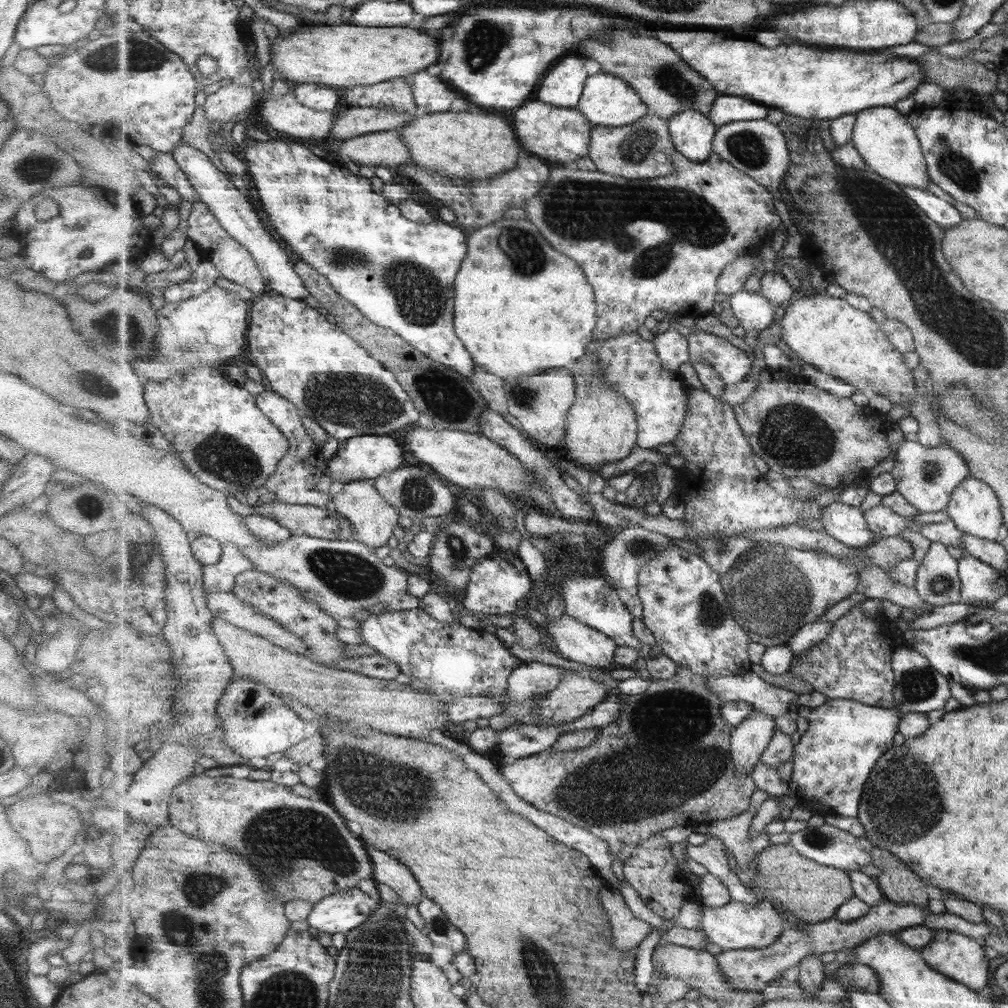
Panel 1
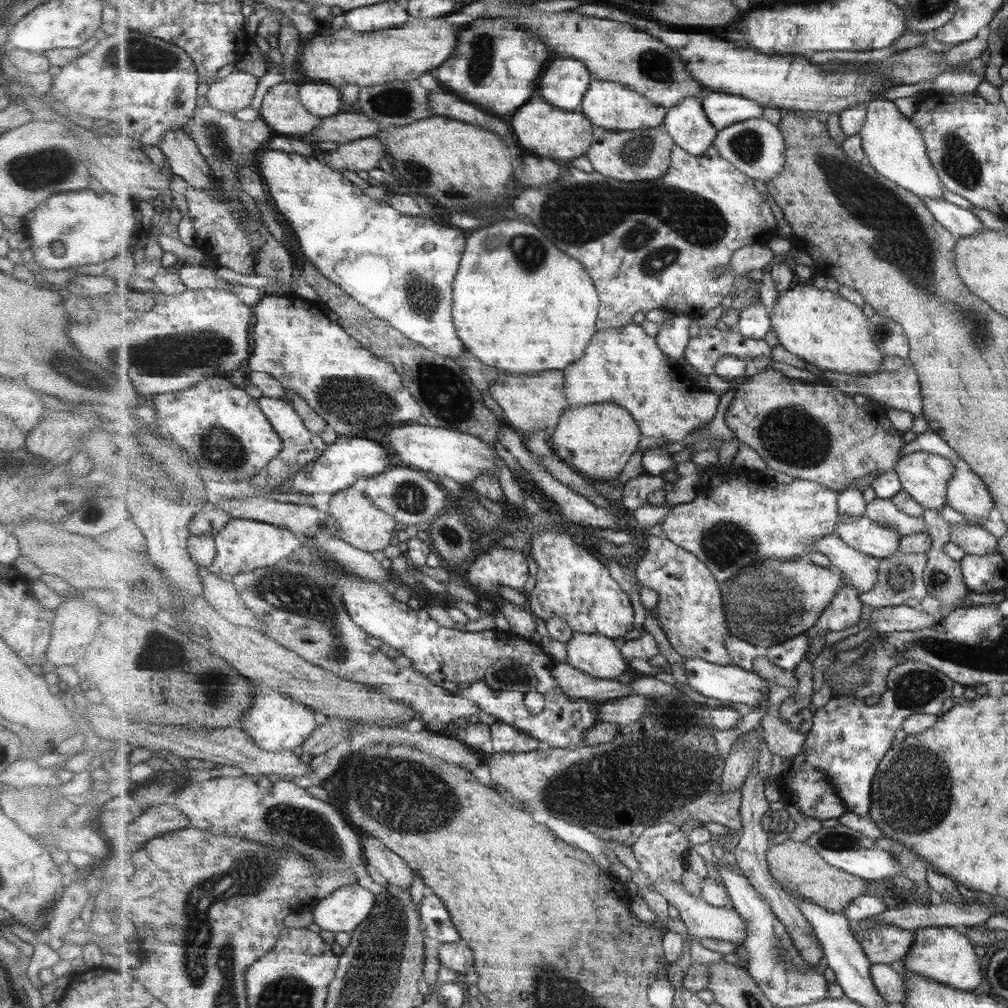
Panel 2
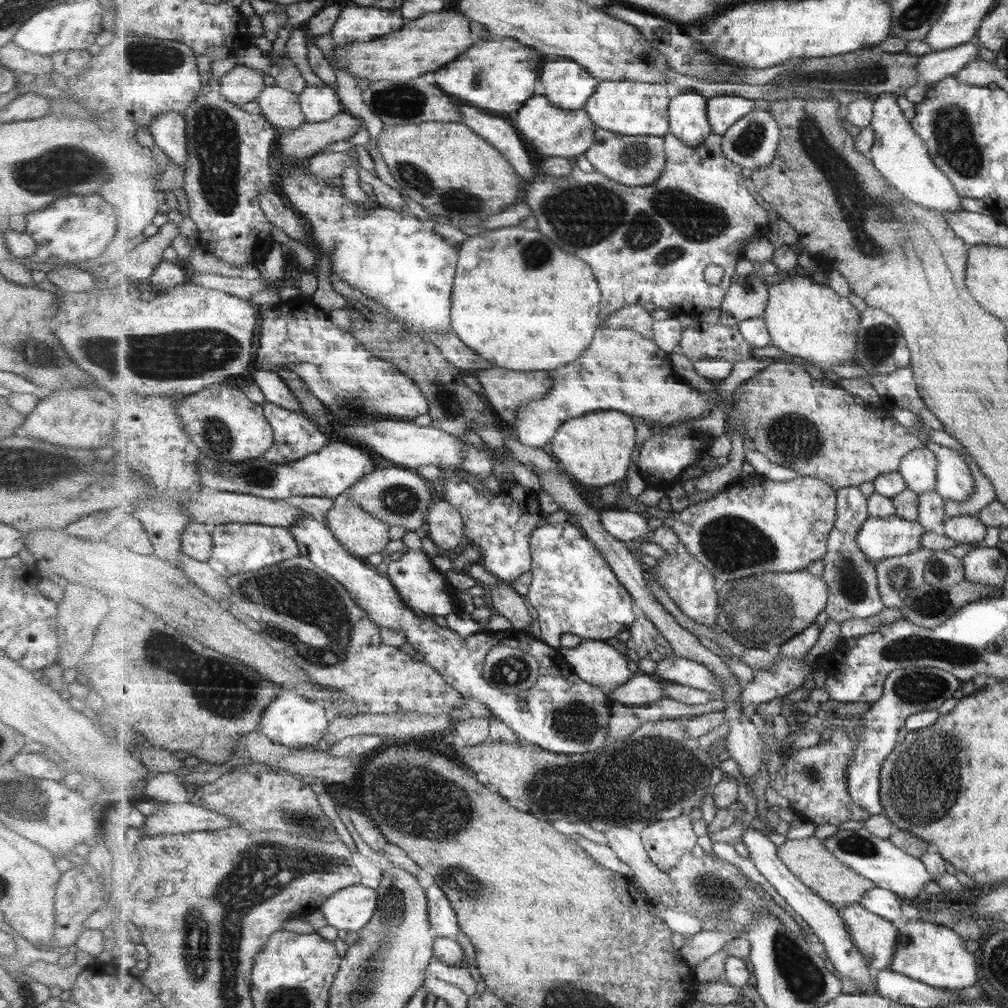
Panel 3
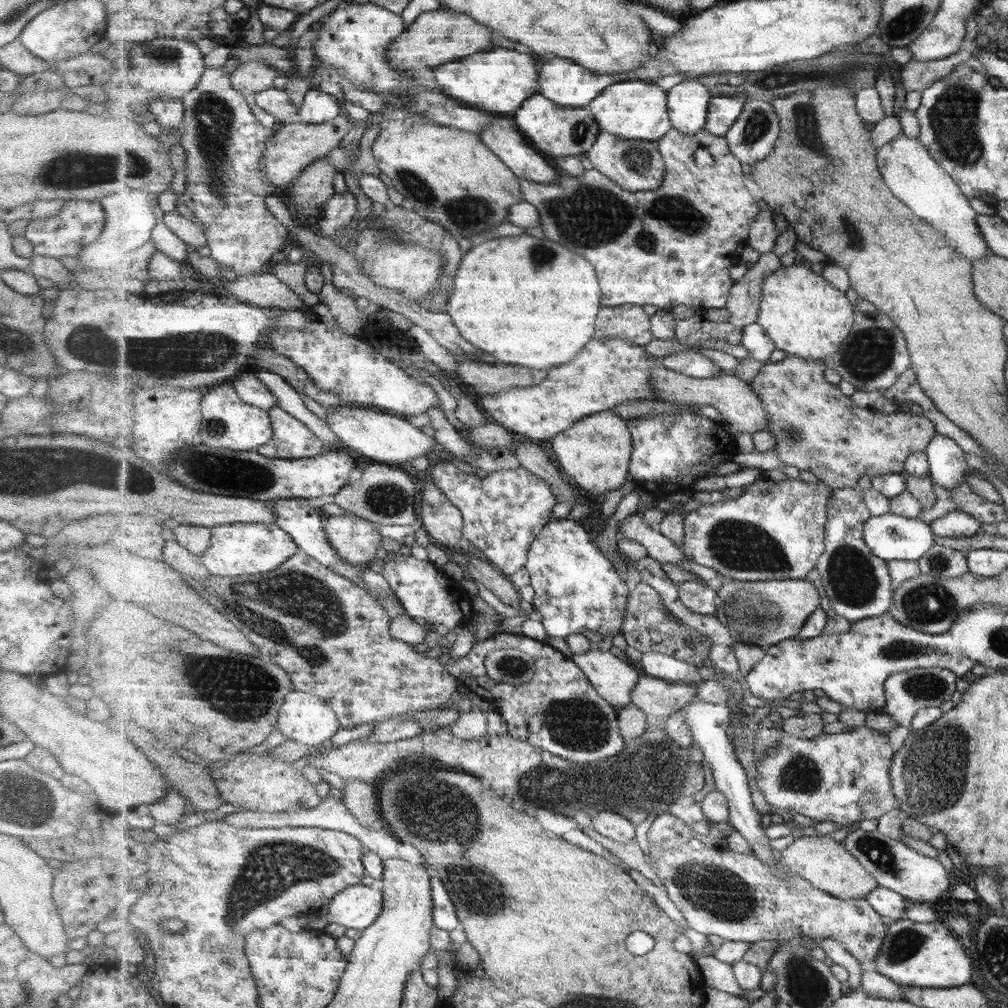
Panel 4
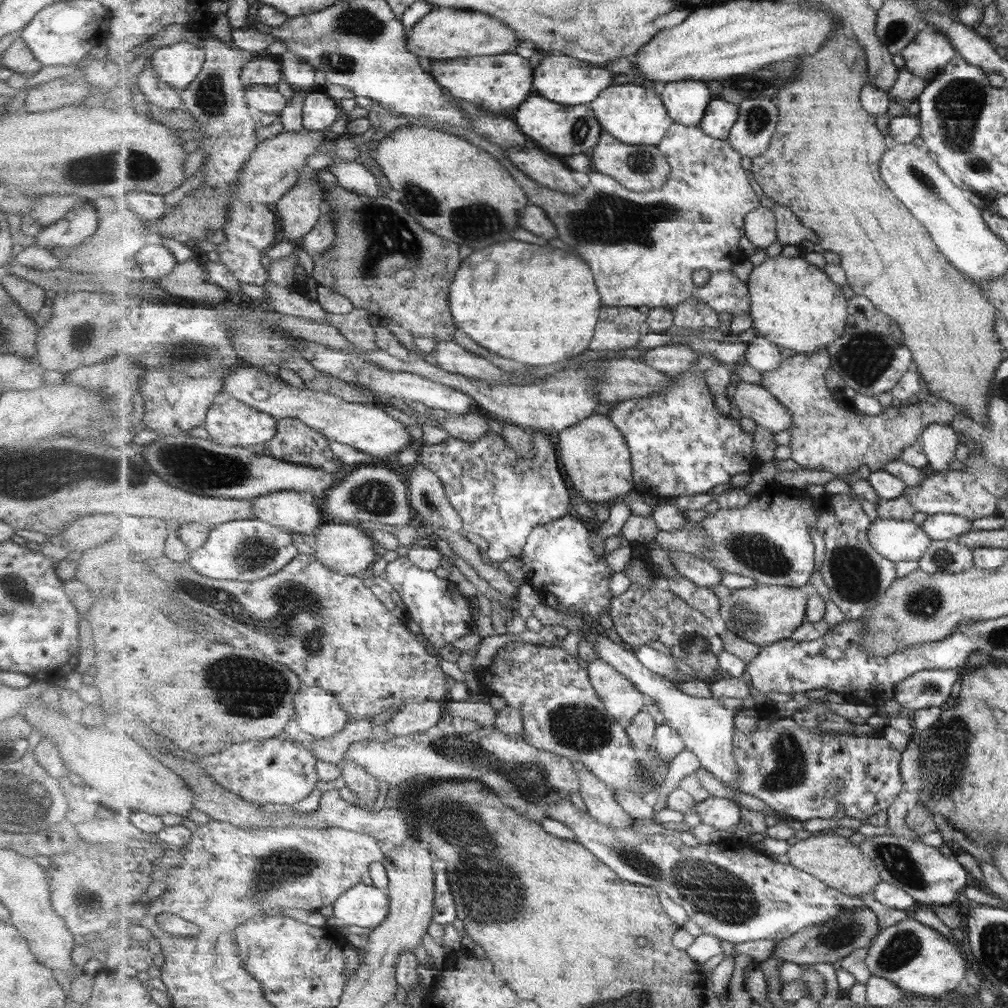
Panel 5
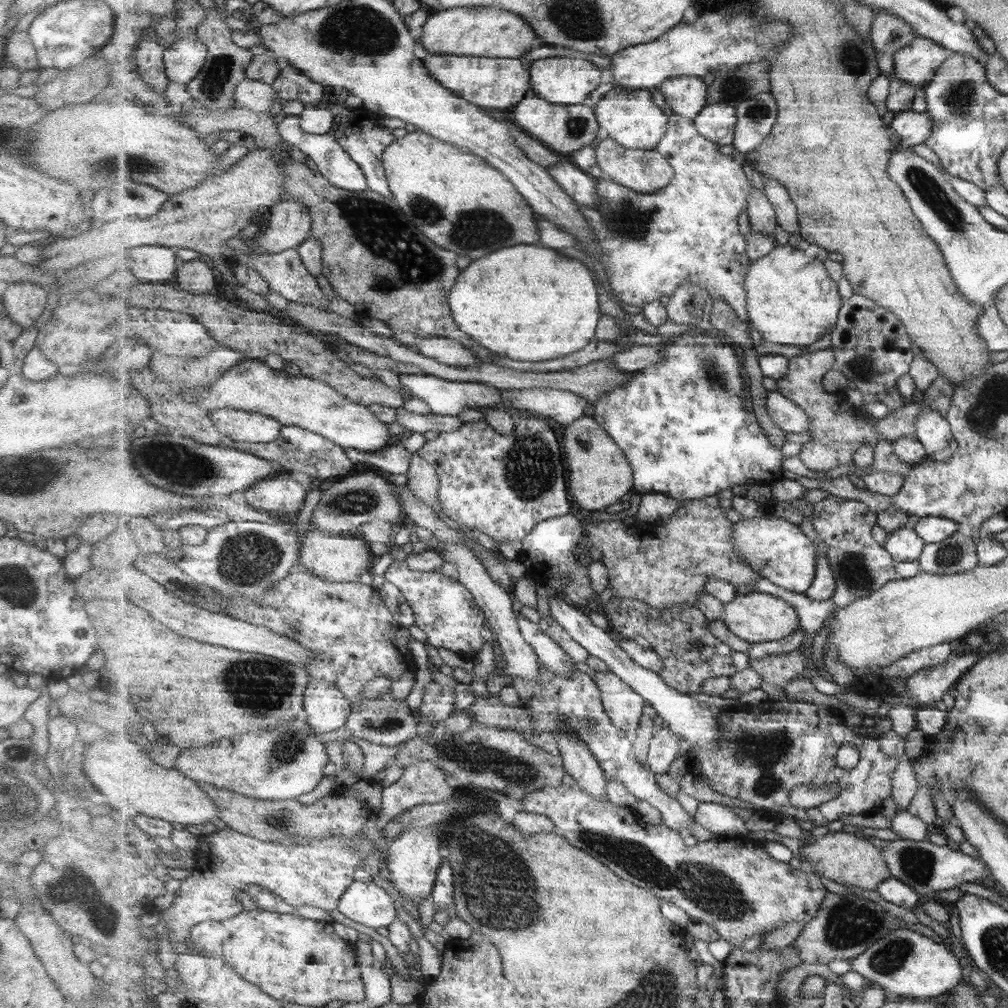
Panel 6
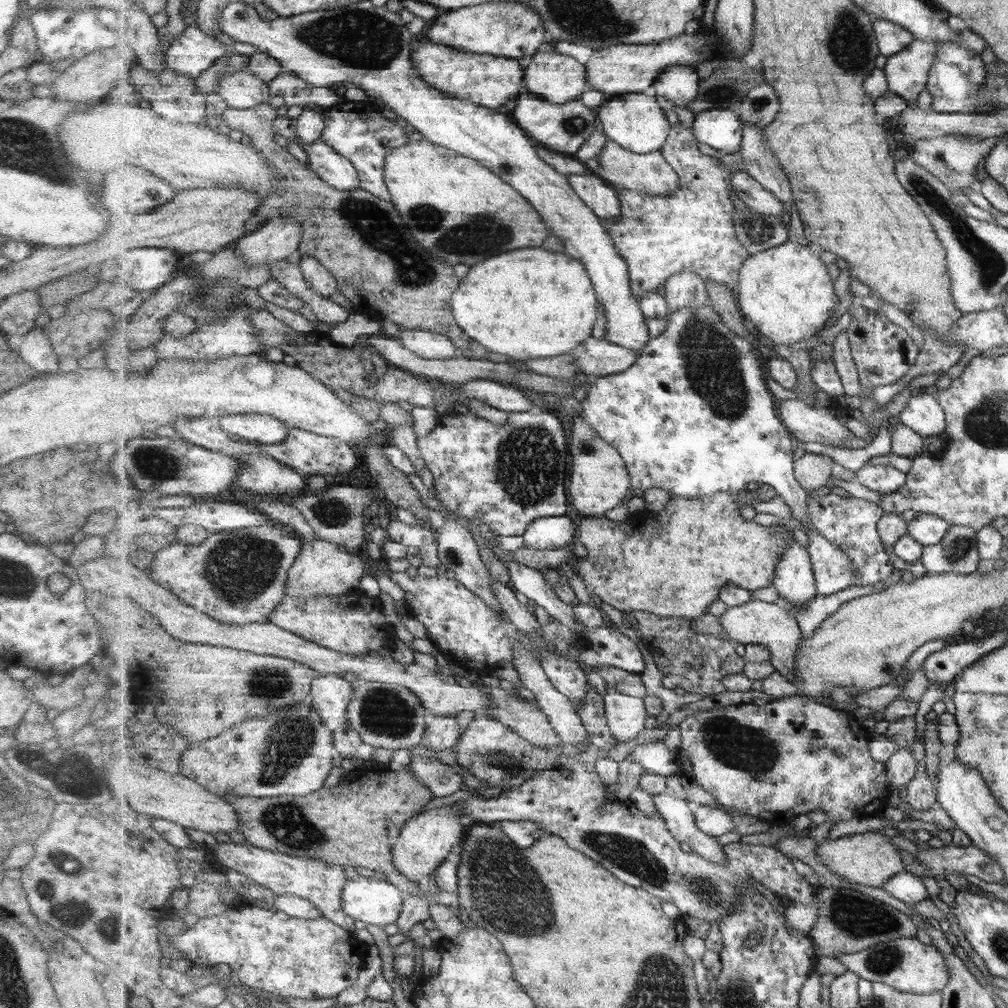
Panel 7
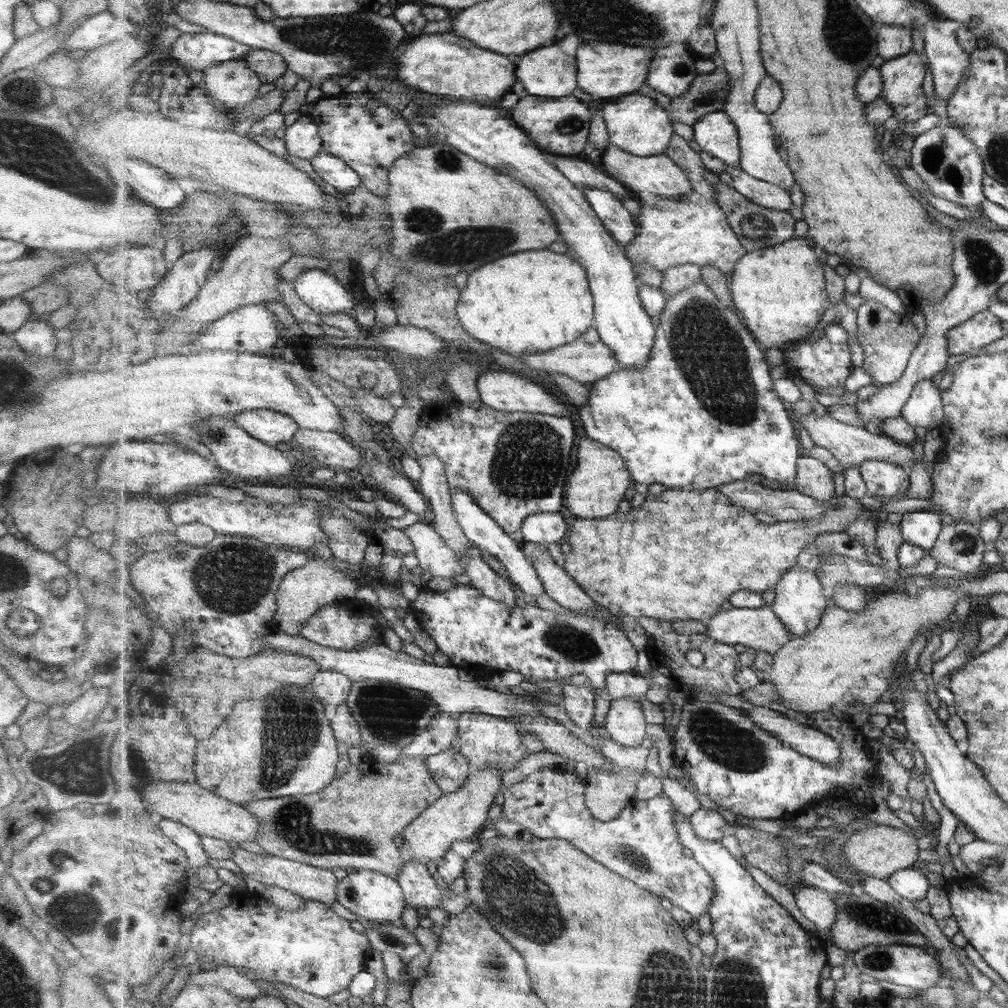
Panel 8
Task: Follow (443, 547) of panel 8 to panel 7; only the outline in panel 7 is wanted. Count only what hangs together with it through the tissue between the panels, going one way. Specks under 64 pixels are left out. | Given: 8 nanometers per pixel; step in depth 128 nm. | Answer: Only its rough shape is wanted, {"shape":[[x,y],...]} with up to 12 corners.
{"shape":[[386,524],[390,540],[417,546],[431,567],[442,563],[438,533],[427,524]]}

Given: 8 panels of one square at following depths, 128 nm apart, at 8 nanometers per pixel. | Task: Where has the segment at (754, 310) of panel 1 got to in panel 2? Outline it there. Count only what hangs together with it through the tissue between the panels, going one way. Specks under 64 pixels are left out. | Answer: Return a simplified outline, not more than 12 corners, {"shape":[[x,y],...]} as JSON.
{"shape":[[760,301],[740,310],[739,332],[764,340],[771,313]]}

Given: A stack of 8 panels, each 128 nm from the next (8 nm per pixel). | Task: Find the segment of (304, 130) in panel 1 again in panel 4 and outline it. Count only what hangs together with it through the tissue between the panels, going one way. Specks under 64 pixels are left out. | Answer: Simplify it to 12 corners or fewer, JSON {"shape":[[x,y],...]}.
{"shape":[[283,89],[255,93],[252,102],[271,114],[277,125],[298,114]]}

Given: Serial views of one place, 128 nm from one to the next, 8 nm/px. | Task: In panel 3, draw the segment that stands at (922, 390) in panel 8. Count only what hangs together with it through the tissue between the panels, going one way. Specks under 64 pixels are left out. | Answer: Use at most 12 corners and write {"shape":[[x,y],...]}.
{"shape":[[925,440],[938,465],[945,500],[965,502],[976,476],[961,455]]}

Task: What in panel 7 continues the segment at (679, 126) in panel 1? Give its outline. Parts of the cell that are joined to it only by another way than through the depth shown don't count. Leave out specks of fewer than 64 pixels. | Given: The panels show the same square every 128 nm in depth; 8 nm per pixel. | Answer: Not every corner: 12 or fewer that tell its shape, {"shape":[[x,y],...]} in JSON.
{"shape":[[670,66],[654,82],[659,99],[687,107],[701,76]]}

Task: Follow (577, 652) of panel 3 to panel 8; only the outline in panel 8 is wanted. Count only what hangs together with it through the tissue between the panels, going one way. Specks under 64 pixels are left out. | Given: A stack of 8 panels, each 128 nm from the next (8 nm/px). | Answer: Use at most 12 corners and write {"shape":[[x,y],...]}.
{"shape":[[613,699],[604,737],[631,748],[641,746],[647,722],[641,703]]}

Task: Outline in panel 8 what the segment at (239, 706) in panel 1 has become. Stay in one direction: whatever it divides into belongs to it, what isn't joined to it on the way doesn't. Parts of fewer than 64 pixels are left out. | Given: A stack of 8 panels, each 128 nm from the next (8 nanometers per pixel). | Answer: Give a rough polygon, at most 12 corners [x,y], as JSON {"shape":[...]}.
{"shape":[[320,670],[308,690],[325,706],[339,706],[353,681],[335,670]]}

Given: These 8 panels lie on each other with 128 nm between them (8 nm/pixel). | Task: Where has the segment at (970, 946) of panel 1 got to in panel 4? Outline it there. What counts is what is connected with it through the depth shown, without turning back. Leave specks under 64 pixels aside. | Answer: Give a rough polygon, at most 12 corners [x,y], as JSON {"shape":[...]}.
{"shape":[[943,922],[889,923],[873,970],[907,986],[967,985],[973,964]]}

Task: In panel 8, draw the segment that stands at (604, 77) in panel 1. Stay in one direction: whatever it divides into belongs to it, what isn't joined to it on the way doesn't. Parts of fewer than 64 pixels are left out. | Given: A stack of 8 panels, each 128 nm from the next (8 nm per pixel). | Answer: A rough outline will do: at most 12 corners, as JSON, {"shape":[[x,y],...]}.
{"shape":[[637,92],[603,103],[610,143],[666,154],[673,118]]}

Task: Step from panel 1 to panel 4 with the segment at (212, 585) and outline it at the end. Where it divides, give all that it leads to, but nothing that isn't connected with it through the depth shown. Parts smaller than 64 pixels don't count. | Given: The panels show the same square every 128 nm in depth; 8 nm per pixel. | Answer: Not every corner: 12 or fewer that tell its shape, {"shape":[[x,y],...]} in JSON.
{"shape":[[275,523],[212,528],[213,575],[258,575],[299,551]]}

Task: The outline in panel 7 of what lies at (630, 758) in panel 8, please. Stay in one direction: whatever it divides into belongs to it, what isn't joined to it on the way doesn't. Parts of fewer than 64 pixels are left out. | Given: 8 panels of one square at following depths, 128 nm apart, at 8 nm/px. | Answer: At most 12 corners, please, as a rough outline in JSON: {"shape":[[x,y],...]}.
{"shape":[[663,740],[637,745],[627,755],[651,774],[681,771],[677,752]]}

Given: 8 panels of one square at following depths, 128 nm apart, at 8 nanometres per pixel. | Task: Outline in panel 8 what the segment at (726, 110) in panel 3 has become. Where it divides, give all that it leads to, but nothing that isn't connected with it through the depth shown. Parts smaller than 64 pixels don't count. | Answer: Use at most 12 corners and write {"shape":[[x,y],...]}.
{"shape":[[725,111],[692,128],[701,150],[740,168],[738,126]]}

